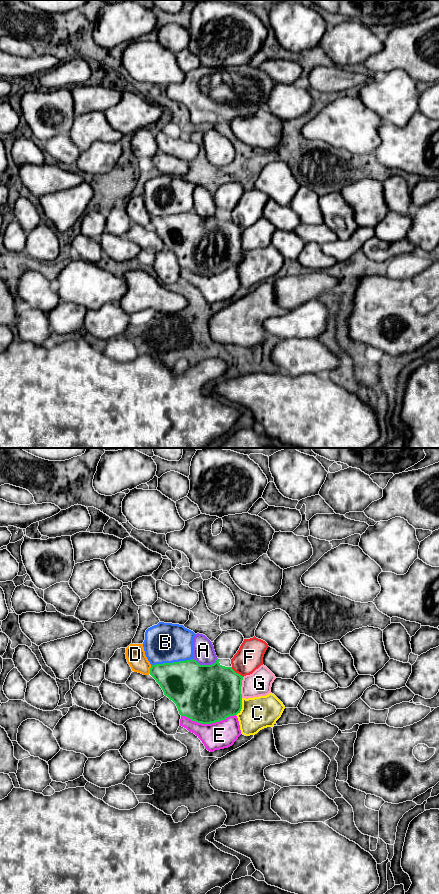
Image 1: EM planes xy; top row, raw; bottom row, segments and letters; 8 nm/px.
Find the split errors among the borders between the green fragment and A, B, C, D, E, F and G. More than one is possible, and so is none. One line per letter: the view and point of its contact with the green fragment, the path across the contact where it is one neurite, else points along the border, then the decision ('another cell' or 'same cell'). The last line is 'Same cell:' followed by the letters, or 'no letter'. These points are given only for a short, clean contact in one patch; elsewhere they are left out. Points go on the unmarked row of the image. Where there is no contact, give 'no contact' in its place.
A: meets green in xy at (205, 217); another cell
B: meets green in xy at (173, 214); another cell
C: meets green in xy at (241, 259); another cell
D: meets green in xy at (150, 221); another cell
E: meets green in xy at (208, 275); another cell
F: meets green in xy at (237, 225); another cell
G: meets green in xy at (240, 239); another cell
Same cell: no letter

